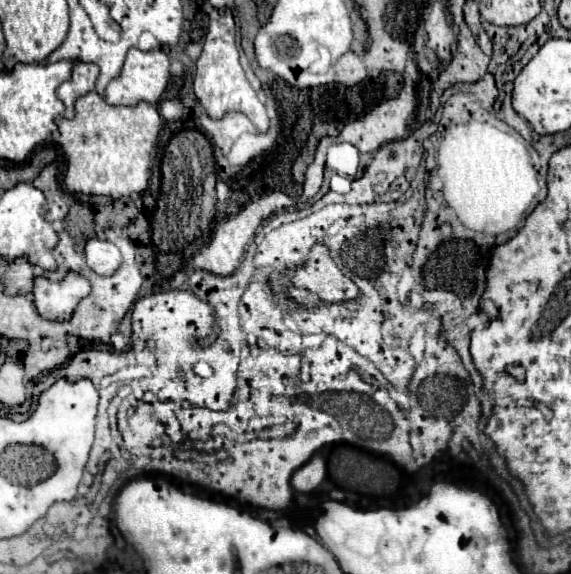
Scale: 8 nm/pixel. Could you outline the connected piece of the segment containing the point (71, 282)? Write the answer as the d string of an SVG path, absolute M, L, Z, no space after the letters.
M68 272L60 282L52 282L44 276L38 276L34 282L34 306L46 320L68 320L78 302L88 294L90 282L76 272Z

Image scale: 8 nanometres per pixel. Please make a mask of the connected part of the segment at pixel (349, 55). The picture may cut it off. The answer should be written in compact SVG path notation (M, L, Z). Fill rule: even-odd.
M346 52L338 58L336 66L336 80L346 84L346 86L354 86L358 82L362 82L366 78L366 68L360 56L356 56L354 52Z

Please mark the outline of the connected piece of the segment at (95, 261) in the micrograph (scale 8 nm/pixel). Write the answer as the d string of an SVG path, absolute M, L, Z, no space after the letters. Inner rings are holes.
M88 238L86 240L86 262L96 274L112 276L118 270L122 258L120 258L120 250L112 242L100 240L100 238Z

